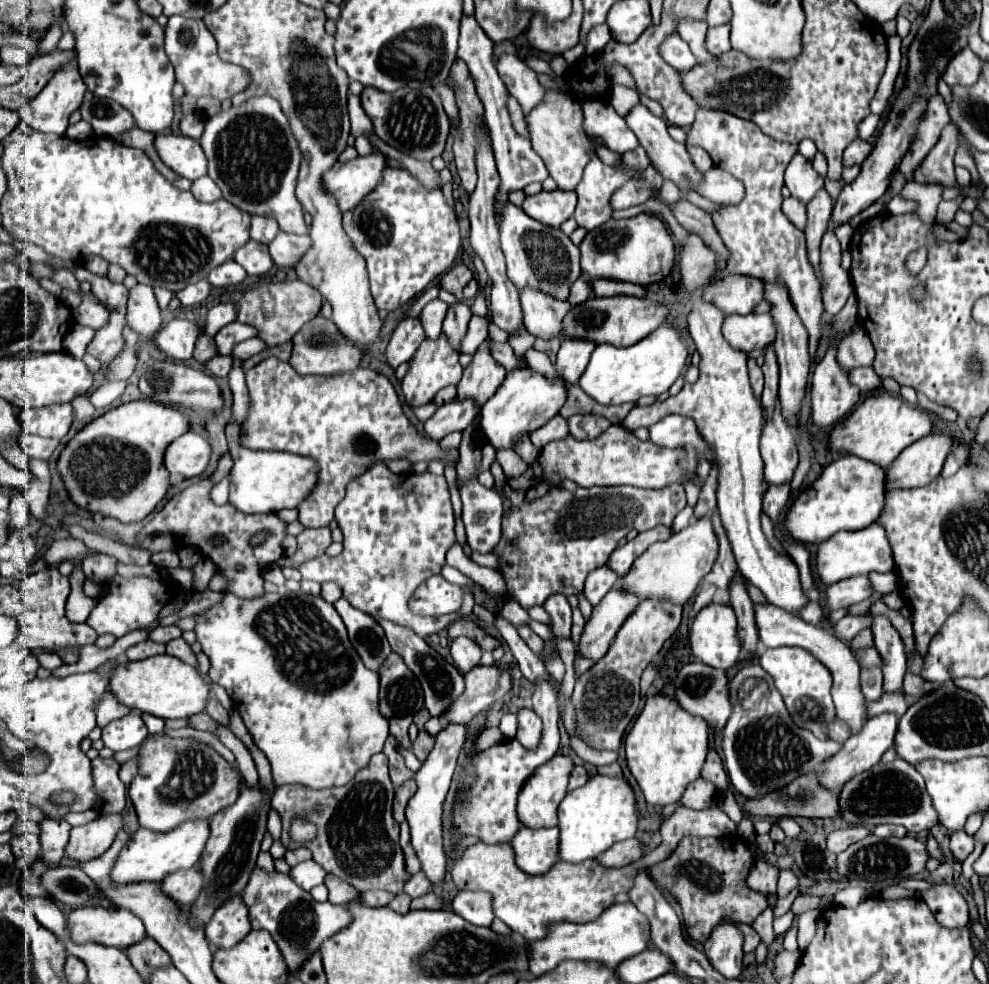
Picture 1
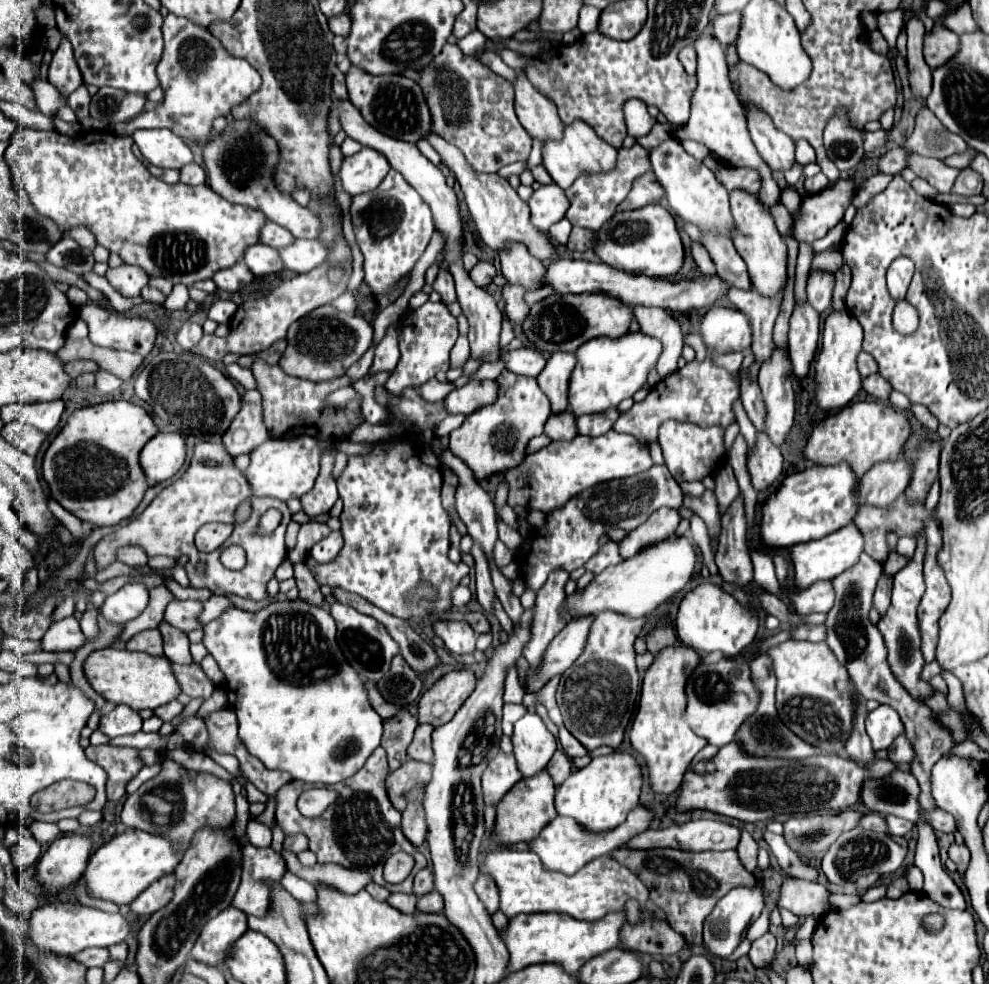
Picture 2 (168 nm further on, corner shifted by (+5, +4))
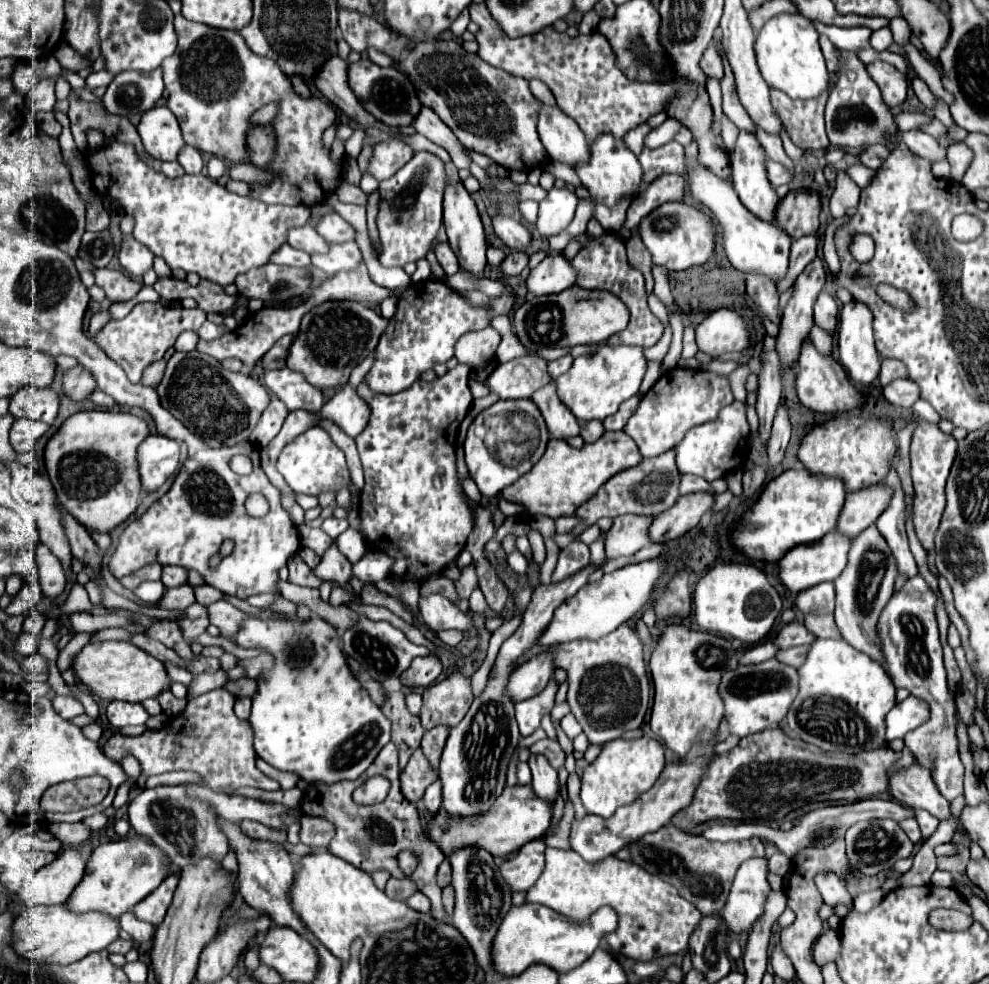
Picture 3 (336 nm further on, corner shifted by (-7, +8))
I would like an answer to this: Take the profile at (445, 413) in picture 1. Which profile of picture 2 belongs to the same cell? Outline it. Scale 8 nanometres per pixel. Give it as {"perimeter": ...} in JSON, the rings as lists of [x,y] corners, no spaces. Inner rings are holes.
{"perimeter":[[[473,379],[461,389],[451,391],[445,397],[445,409],[449,415],[471,415],[479,407],[491,405],[497,401],[499,395],[499,381],[489,381],[489,379]]]}

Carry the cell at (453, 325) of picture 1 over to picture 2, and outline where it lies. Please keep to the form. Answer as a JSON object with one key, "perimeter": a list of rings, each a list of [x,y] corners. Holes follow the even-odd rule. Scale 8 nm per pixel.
{"perimeter":[[[439,269],[437,279],[435,279],[435,283],[433,283],[433,289],[441,295],[441,301],[443,301],[445,305],[449,305],[449,303],[453,303],[453,301],[457,299],[457,295],[455,295],[455,285],[453,285],[453,277],[451,277],[449,271],[445,271],[445,269]]]}

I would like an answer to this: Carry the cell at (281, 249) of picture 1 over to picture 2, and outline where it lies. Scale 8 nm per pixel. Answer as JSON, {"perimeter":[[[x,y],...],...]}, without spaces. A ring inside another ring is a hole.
{"perimeter":[[[297,239],[293,245],[281,249],[279,253],[285,263],[285,269],[293,273],[307,273],[319,267],[327,259],[329,251],[325,251],[325,245],[321,241]]]}

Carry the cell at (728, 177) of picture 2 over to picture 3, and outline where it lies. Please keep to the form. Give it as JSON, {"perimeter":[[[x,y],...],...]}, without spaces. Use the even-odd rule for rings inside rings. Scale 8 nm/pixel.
{"perimeter":[[[767,161],[767,177],[769,177],[769,183],[773,187],[779,187],[779,185],[785,185],[793,179],[791,171],[787,171],[781,163],[775,163],[775,161]]]}

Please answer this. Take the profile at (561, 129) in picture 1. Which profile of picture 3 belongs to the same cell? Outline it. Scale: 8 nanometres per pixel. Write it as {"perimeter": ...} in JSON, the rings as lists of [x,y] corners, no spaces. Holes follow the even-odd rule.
{"perimeter":[[[601,133],[591,145],[589,145],[589,161],[581,161],[575,165],[575,171],[581,179],[581,183],[593,191],[593,197],[601,199],[603,203],[615,203],[617,199],[625,195],[637,195],[639,185],[641,185],[641,165],[637,157],[627,149],[623,141],[617,141],[613,135]]]}

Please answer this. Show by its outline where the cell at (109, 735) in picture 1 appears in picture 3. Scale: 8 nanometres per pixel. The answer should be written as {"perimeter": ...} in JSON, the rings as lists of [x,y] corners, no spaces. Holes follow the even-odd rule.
{"perimeter":[[[111,701],[107,707],[107,719],[115,729],[127,725],[145,725],[149,713],[141,703],[127,703],[127,701]]]}

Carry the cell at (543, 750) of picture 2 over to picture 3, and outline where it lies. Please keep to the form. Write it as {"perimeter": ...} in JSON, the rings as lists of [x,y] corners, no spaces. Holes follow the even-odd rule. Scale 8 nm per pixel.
{"perimeter":[[[531,753],[529,767],[533,773],[533,791],[541,799],[555,799],[557,797],[557,771],[549,765],[549,759],[543,753]]]}

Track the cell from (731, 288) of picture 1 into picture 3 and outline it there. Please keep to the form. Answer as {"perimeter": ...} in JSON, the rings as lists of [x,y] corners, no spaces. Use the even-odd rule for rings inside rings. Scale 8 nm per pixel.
{"perimeter":[[[561,253],[547,255],[527,277],[527,289],[533,295],[551,295],[577,285],[577,269]]]}

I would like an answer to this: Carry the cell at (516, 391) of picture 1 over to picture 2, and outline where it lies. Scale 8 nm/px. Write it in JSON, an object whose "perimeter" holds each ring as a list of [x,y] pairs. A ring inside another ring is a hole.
{"perimeter":[[[503,371],[499,381],[499,399],[493,405],[481,407],[473,415],[467,415],[463,425],[449,435],[449,451],[453,451],[453,455],[457,455],[461,461],[465,461],[467,467],[471,467],[477,481],[489,479],[491,475],[505,473],[521,465],[521,461],[525,459],[527,443],[543,433],[543,425],[549,419],[551,411],[549,399],[539,389],[535,379]],[[503,427],[507,427],[509,433],[503,433]]]}

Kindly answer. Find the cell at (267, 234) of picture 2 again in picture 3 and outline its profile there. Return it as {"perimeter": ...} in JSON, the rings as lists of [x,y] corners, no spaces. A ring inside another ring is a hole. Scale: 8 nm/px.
{"perimeter":[[[307,223],[303,227],[293,227],[287,233],[287,243],[295,249],[313,253],[313,251],[327,251],[327,241],[321,239],[321,235],[317,235],[317,231],[313,231],[313,227]]]}

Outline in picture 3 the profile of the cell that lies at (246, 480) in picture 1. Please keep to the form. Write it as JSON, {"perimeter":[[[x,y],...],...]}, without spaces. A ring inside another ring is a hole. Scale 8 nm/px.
{"perimeter":[[[323,427],[307,429],[295,441],[285,445],[285,449],[281,451],[281,455],[277,459],[277,471],[283,475],[283,479],[295,493],[319,495],[323,491],[339,491],[341,487],[349,485],[351,495],[357,497],[357,489],[351,485],[351,479],[349,479],[345,453],[333,443],[333,439],[329,437],[329,433]]]}

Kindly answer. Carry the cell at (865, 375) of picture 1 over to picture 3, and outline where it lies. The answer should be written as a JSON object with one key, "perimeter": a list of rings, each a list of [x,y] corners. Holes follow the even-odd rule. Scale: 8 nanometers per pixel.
{"perimeter":[[[895,379],[883,387],[883,395],[891,405],[909,409],[919,399],[919,387],[909,379]]]}

